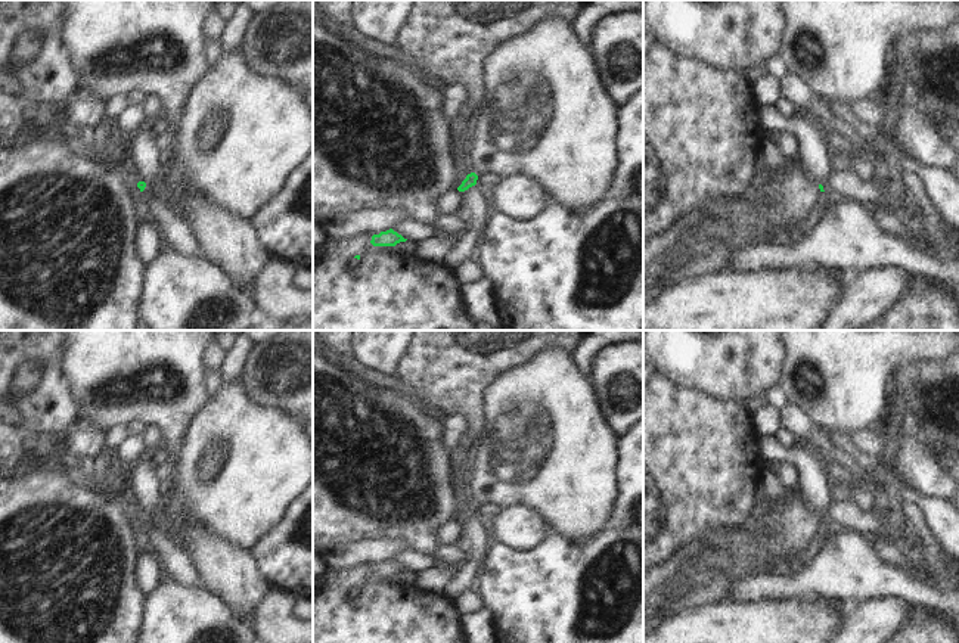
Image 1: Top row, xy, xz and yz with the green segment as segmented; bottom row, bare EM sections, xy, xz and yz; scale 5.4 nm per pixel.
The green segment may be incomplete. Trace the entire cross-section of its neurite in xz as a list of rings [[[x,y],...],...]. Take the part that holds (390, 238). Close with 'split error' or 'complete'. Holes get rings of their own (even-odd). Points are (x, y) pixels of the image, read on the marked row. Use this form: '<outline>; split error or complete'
[[[390,229],[387,232],[381,232],[379,234],[373,234],[370,243],[373,246],[395,246],[397,243],[406,240],[407,239],[404,239],[401,234]]]; complete

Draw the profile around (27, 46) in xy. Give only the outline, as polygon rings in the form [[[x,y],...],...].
[[[25,34],[22,38],[18,40],[15,46],[13,58],[21,62],[25,62],[37,52],[37,47],[38,47],[38,41],[35,35]]]

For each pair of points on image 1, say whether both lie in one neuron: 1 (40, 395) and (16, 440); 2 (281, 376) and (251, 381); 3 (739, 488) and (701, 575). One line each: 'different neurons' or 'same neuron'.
1: different neurons
2: same neuron
3: different neurons

